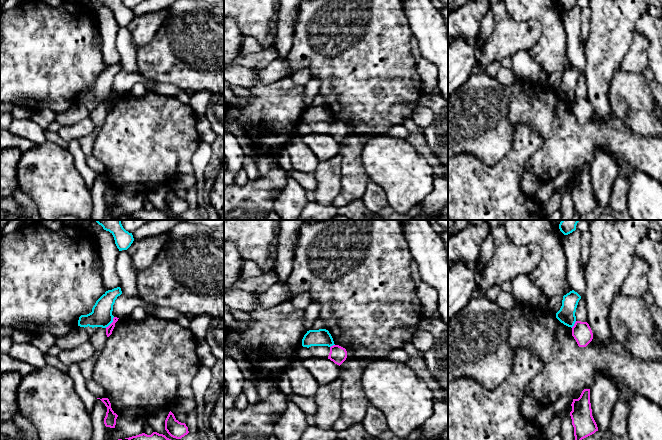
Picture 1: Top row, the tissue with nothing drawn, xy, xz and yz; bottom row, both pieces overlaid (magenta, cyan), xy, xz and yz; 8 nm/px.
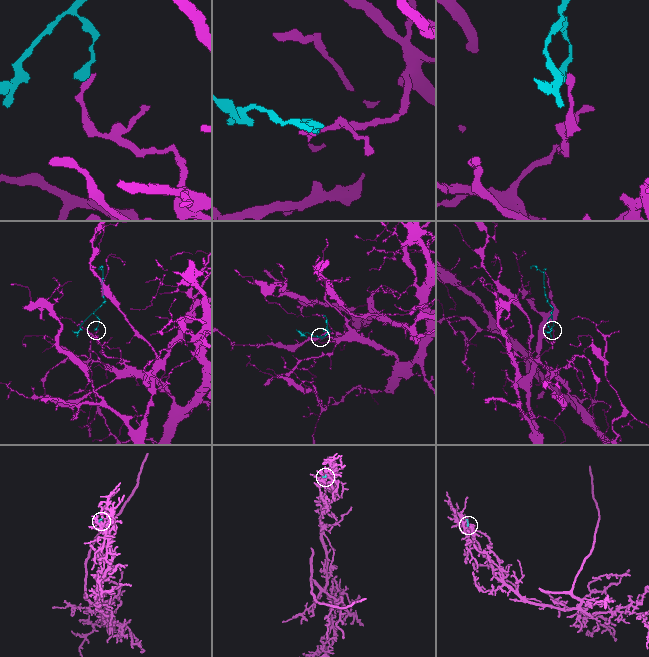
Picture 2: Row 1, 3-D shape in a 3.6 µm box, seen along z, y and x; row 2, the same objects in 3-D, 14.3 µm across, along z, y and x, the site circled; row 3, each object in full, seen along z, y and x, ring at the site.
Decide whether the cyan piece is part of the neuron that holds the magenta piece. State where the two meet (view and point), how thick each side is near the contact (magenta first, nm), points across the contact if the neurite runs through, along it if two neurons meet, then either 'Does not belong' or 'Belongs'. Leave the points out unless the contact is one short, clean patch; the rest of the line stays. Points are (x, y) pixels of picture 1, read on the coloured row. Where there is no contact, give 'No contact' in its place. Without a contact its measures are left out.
Touches magenta at xy (111, 323). Thickness 60 nm (magenta) against 180 nm. Boundary: xy (114, 317), (105, 327). Does not belong

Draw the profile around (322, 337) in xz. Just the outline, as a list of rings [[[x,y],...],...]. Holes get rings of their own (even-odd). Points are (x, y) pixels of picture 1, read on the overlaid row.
[[[326,329],[309,330],[302,339],[302,346],[307,348],[311,346],[331,347],[333,345],[335,345],[333,338]]]

